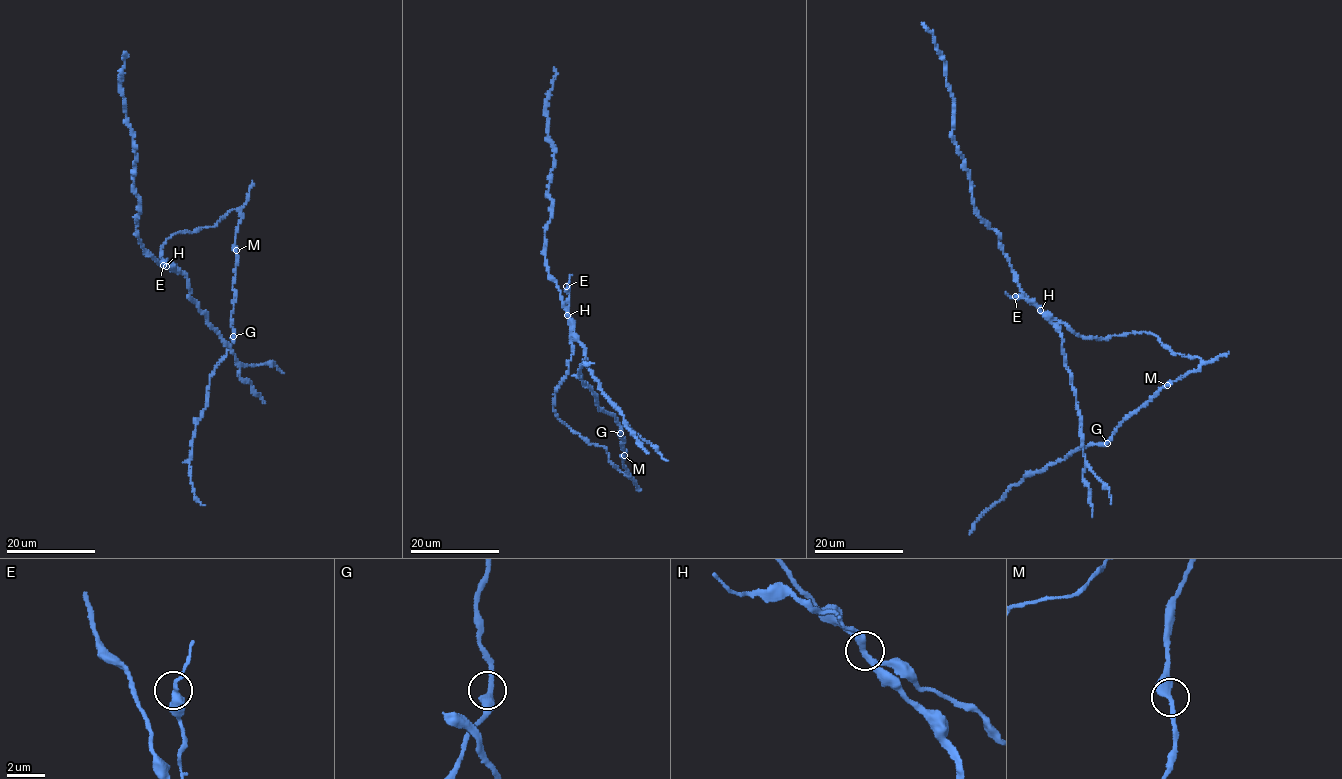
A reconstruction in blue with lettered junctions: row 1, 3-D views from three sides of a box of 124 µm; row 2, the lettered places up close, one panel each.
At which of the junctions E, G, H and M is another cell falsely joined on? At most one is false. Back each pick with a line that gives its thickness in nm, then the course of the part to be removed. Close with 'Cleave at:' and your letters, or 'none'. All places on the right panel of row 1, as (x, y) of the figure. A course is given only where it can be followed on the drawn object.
H: calibre 340 nm; course (1040, 310), (1022, 291), (999, 235), (973, 205), (969, 171), (954, 140), (945, 60), (921, 22)
Cleave at: H

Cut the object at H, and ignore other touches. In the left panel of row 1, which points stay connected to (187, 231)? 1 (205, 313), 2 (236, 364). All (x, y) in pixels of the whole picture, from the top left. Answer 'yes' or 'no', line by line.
1: no
2: no

